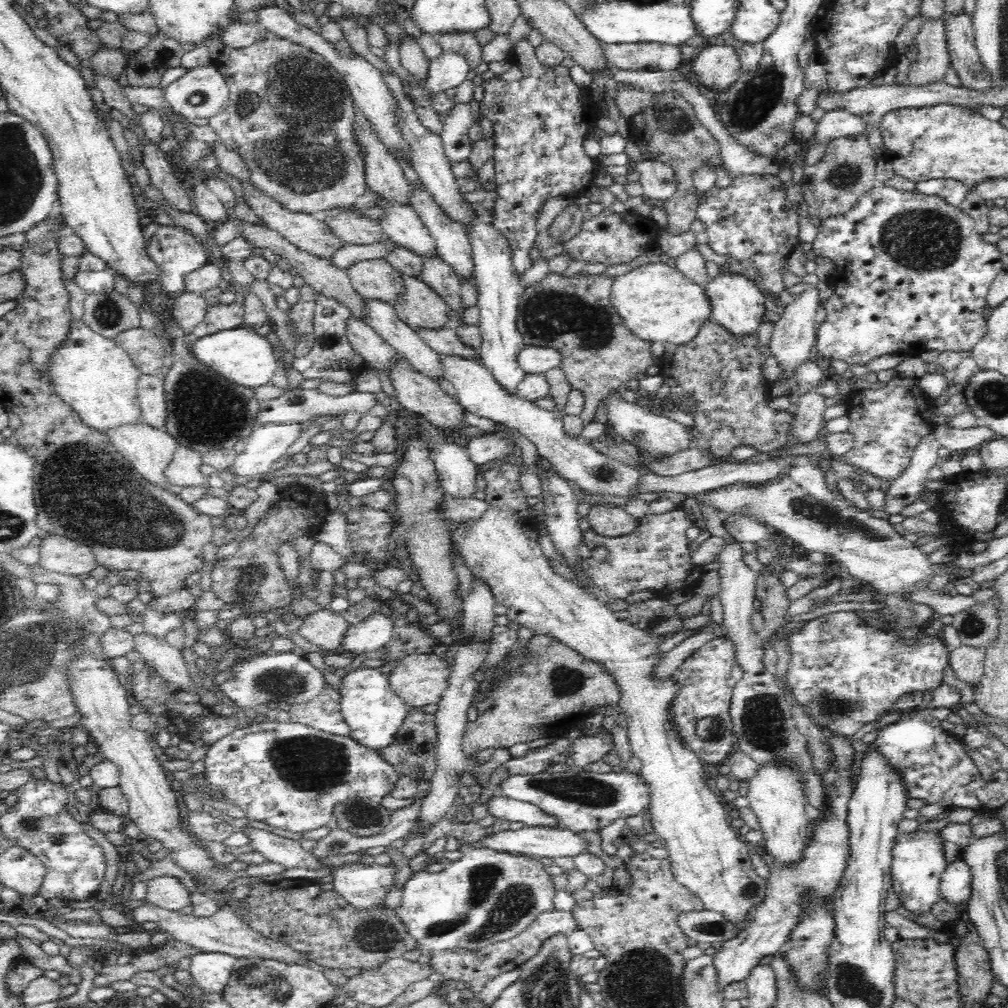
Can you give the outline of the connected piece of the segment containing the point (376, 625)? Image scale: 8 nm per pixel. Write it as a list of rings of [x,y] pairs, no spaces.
[[[376,614],[356,626],[350,625],[341,640],[343,655],[366,654],[382,648],[392,636],[391,622],[387,616]]]

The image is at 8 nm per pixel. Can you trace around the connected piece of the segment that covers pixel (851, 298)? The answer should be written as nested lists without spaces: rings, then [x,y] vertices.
[[[878,186],[869,192],[864,192],[860,199],[843,216],[832,216],[821,222],[818,227],[817,237],[812,242],[813,247],[806,254],[808,260],[821,261],[822,258],[829,258],[834,266],[839,266],[845,272],[844,280],[836,282],[834,292],[826,302],[823,303],[827,311],[827,318],[816,330],[817,360],[842,360],[850,364],[868,364],[878,356],[884,354],[902,354],[902,356],[920,356],[928,350],[963,351],[971,350],[980,337],[984,336],[987,330],[987,318],[984,315],[986,307],[986,295],[990,284],[1000,272],[1004,271],[1001,262],[1003,256],[998,250],[997,244],[988,244],[982,241],[982,236],[975,230],[975,221],[965,214],[959,207],[951,206],[938,196],[927,196],[915,191],[904,191],[888,187]]]

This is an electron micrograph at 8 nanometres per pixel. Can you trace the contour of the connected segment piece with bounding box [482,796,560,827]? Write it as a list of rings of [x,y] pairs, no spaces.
[[[493,796],[484,804],[484,810],[488,816],[496,820],[508,820],[508,822],[522,822],[525,826],[552,826],[558,825],[556,819],[544,815],[534,805],[519,802],[506,796]]]

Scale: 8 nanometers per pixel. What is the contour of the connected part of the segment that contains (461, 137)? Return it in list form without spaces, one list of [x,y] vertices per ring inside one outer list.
[[[456,103],[442,121],[444,121],[444,132],[441,141],[445,156],[452,166],[456,166],[470,156],[471,147],[470,142],[466,141],[466,133],[470,125],[477,120],[472,115],[470,103]]]

